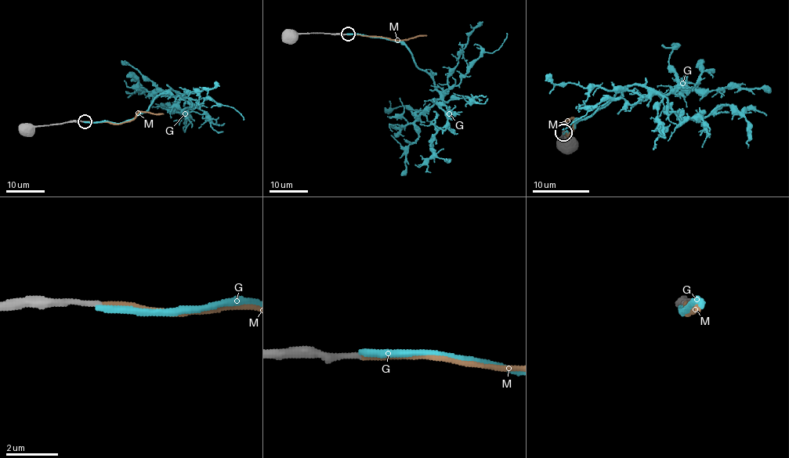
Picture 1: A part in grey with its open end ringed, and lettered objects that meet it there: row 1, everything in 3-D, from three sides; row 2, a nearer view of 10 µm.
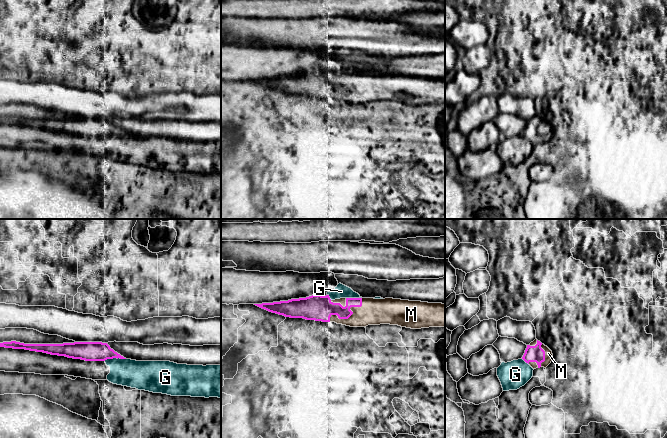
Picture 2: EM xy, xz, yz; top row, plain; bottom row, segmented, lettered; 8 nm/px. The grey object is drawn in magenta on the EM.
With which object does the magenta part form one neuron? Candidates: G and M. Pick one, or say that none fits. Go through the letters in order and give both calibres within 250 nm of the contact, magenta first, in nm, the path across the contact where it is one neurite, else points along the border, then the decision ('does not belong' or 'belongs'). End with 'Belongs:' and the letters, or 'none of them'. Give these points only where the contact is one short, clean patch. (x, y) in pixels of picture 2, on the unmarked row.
G: 160 nm thick on the magenta side, 220 nm on the other; border along xy (125, 134), (107, 134), (104, 136); does not belong
M: 200 nm thick on the magenta side, 200 nm on the other; runs through xz (320, 84), (346, 87), (350, 91), (373, 87); belongs
Belongs: M

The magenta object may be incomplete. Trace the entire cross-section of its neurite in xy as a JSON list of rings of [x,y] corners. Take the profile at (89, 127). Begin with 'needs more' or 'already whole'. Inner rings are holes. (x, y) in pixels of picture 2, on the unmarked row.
already whole; [[[16,117],[0,119],[0,123],[25,125],[43,128],[51,131],[65,132],[85,137],[105,137],[107,135],[126,135],[107,119],[102,118],[74,118],[63,120],[24,120]]]

